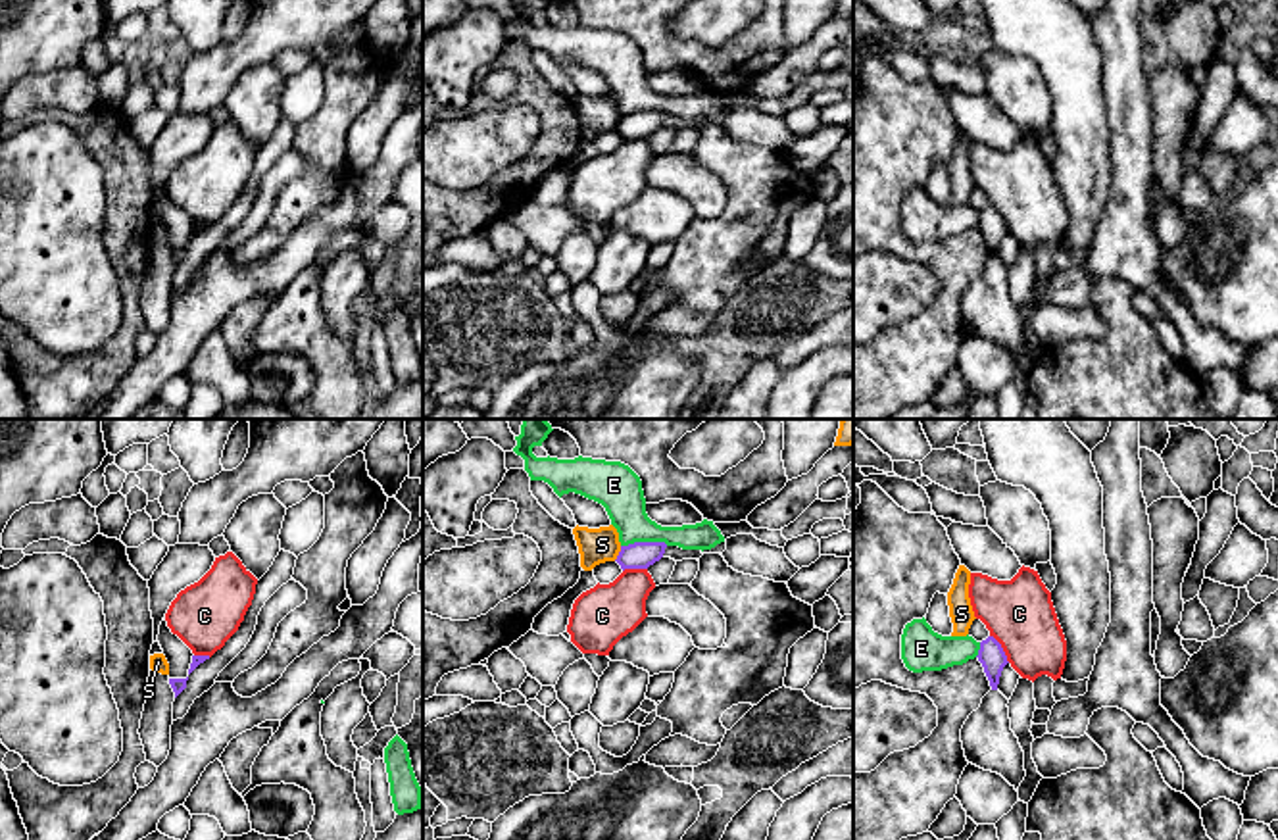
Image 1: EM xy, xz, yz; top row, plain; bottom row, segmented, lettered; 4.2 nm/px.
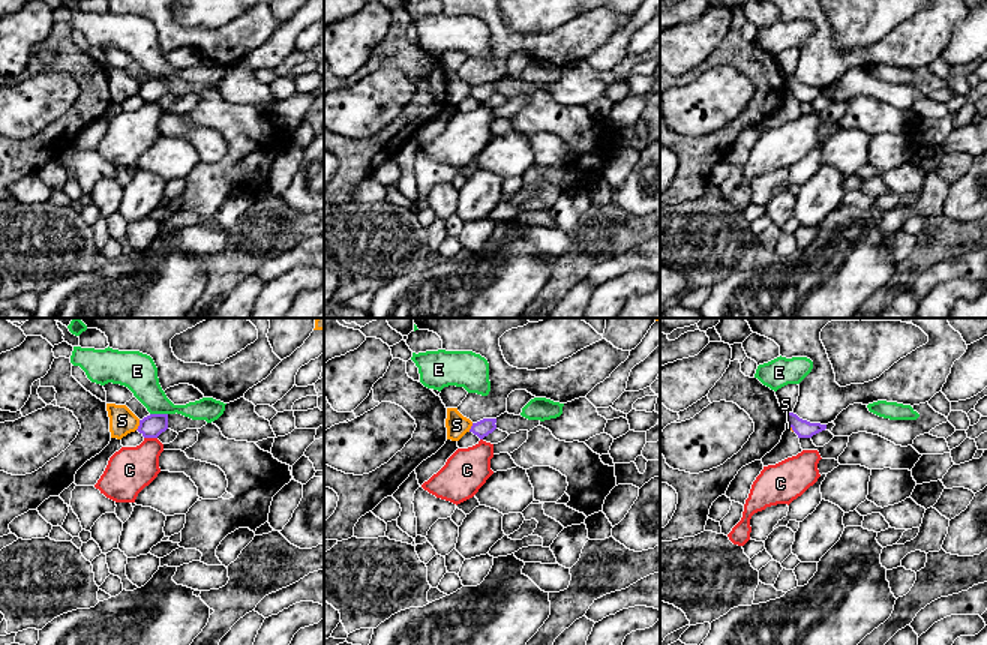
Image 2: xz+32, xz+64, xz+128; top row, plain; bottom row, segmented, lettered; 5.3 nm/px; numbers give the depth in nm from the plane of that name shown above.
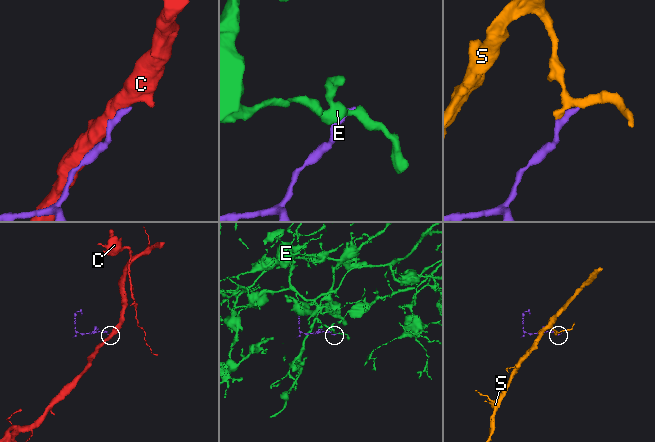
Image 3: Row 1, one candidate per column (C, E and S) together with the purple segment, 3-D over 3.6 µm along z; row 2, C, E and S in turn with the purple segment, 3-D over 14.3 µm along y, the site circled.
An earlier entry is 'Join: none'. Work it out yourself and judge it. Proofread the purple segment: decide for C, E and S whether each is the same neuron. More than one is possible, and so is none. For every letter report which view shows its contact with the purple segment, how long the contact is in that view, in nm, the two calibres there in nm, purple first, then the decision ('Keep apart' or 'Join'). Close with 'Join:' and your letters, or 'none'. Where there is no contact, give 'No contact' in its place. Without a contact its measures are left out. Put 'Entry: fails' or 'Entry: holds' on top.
Entry: holds
C: Touches purple in yz. Shared border 150 nm. Thickness 110 nm (purple) against 300 nm. Keep apart
E: Touches purple in xz. Shared border 200 nm. Thickness 110 nm (purple) against 190 nm. Keep apart
S: Touches purple in xz. Shared border 70 nm. Thickness 110 nm (purple) against 150 nm. Keep apart
Join: none

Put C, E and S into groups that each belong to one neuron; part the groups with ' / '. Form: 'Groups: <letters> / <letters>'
Groups: C / E / S

